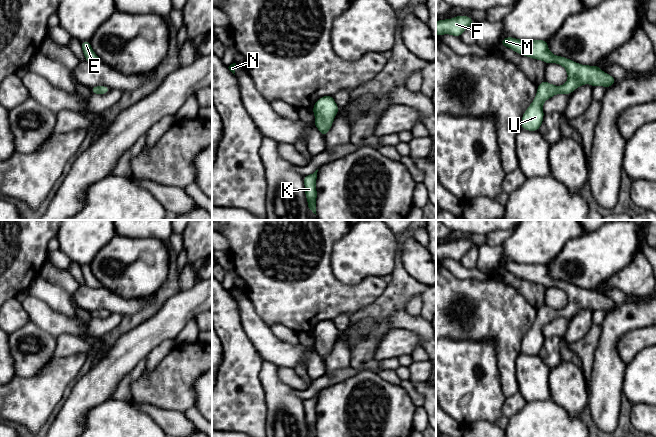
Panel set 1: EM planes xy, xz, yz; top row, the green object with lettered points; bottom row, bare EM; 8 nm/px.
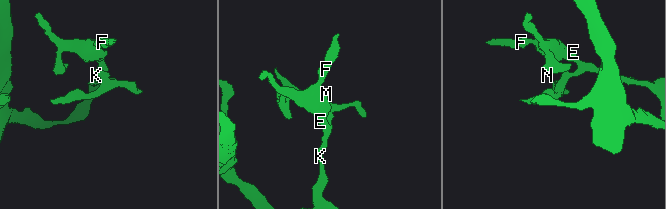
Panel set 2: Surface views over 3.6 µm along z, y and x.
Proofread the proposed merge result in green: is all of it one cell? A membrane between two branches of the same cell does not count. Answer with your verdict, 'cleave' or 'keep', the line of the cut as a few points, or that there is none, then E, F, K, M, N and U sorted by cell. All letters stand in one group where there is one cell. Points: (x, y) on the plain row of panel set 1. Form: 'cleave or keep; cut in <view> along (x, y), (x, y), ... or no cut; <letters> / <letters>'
keep; no cut; E F K M N U

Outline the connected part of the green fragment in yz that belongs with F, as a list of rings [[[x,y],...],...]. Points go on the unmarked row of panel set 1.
[[[465,239],[436,245],[436,259],[450,258],[460,261],[473,246],[474,244],[471,241]]]

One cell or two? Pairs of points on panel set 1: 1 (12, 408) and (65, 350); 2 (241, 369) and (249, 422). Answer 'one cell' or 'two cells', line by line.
1: two cells
2: one cell

